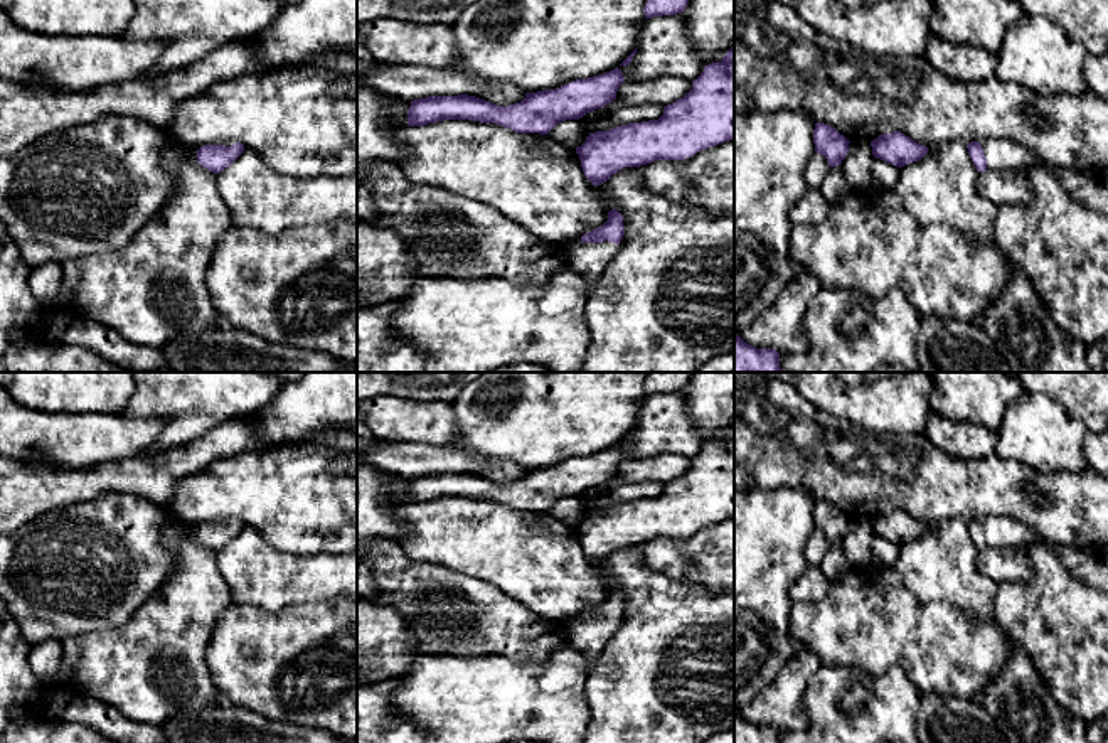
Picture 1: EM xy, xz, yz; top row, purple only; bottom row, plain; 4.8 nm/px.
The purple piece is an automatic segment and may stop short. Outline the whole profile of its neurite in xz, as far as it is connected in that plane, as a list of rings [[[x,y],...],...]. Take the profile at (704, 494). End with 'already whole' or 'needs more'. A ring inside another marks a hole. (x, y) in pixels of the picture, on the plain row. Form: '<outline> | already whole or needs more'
[[[734,420],[721,440],[704,443],[684,475],[663,484],[658,497],[589,510],[586,519],[576,524],[576,531],[586,556],[593,563],[601,563],[623,544],[640,544],[655,537],[685,537],[729,517],[734,517]]] | already whole

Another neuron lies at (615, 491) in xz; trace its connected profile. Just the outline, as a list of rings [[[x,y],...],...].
[[[616,475],[603,485],[586,490],[581,499],[589,510],[596,510],[628,500],[658,497],[662,492],[662,482],[628,484]]]

